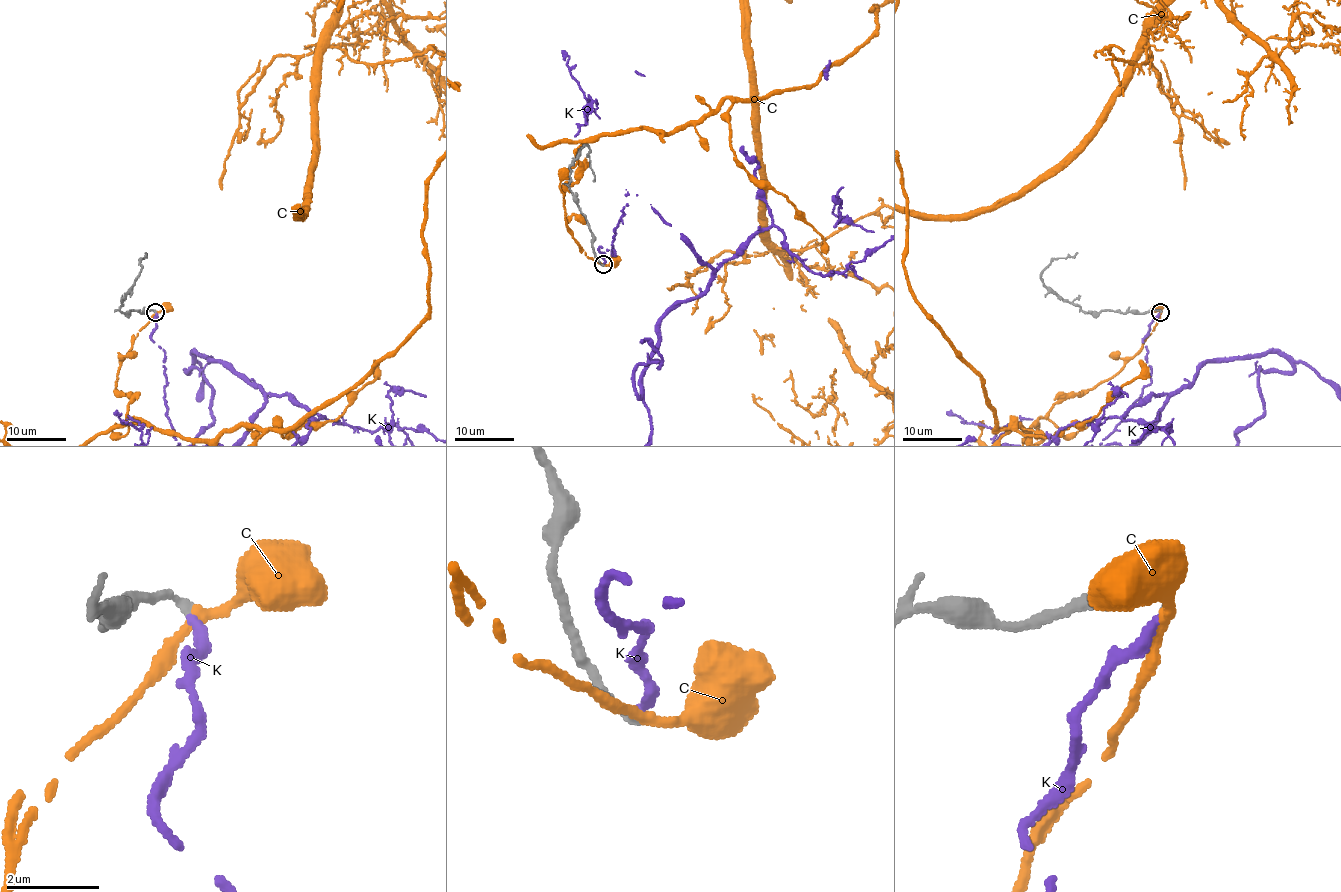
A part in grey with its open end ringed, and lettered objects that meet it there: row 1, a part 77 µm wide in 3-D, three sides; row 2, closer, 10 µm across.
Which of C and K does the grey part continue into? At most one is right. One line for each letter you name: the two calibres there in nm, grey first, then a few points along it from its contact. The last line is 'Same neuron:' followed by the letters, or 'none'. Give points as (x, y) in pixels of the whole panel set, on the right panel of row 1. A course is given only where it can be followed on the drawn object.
K: Thickness 160 nm (grey) against 200 nm
Same neuron: K

